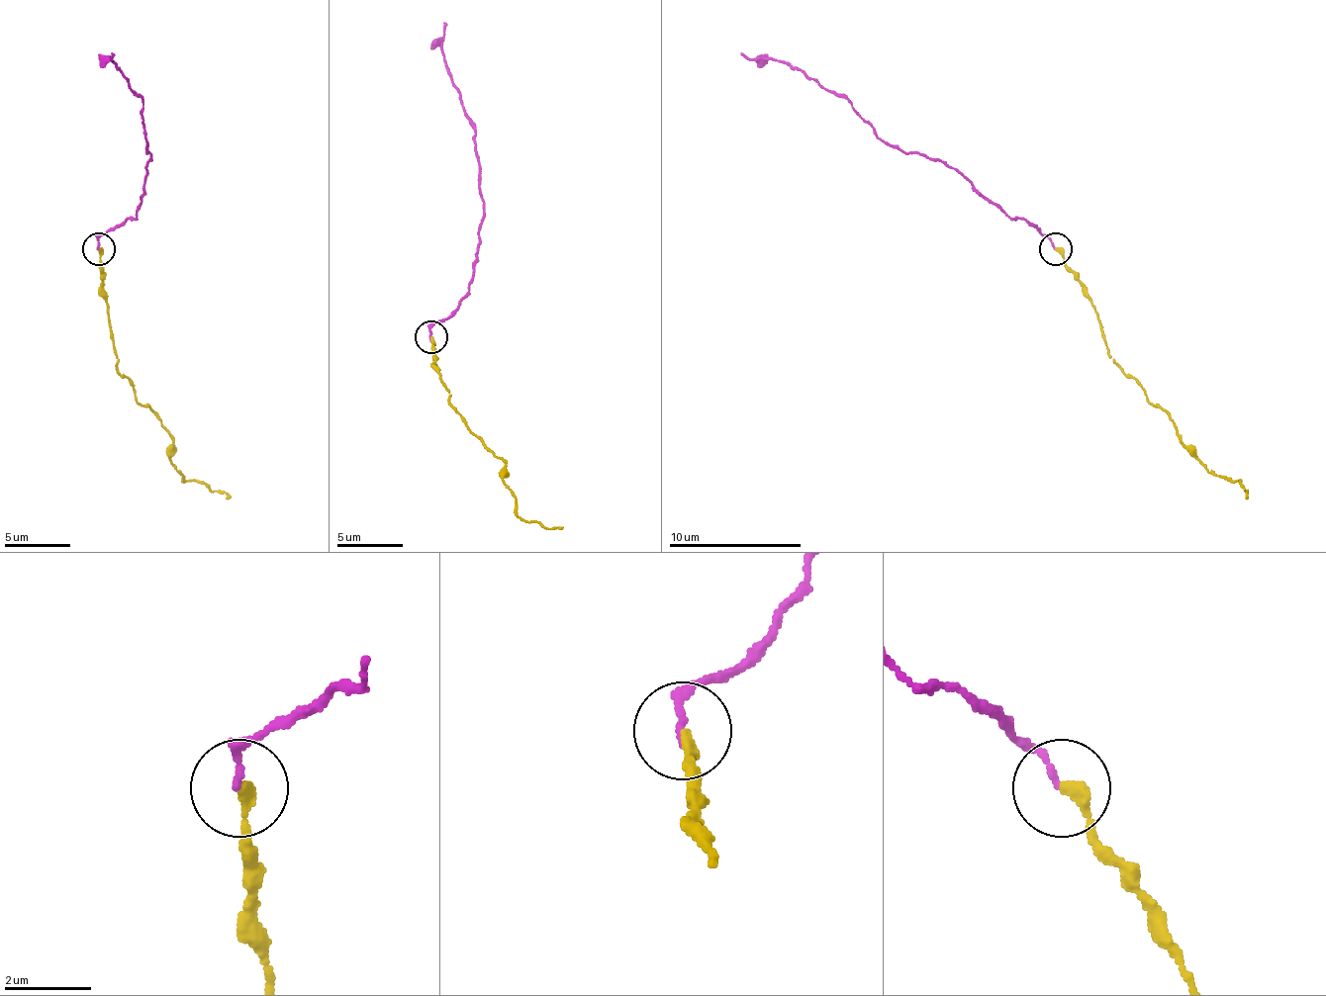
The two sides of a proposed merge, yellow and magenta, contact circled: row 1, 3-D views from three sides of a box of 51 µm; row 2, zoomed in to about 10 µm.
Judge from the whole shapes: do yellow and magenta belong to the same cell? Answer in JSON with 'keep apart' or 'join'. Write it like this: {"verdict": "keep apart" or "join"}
{"verdict": "join"}

